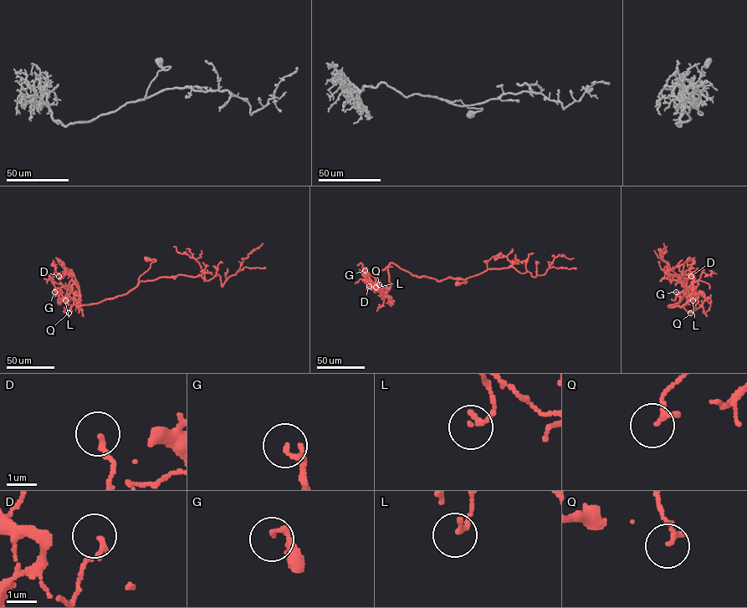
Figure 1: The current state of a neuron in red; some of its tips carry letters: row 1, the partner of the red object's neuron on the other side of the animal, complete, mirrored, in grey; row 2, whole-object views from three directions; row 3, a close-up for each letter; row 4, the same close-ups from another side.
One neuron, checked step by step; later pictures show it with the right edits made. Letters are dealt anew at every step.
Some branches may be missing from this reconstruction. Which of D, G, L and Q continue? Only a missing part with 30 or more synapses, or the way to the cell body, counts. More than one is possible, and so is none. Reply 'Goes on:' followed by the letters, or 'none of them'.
Goes on: none of them

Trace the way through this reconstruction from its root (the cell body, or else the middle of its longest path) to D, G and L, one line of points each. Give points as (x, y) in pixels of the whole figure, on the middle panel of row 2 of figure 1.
D: (457, 283), (467, 281), (451, 277), (438, 281), (416, 277), (391, 263), (388, 267), (390, 287), (369, 286)
G: (457, 283), (467, 281), (416, 277), (391, 263), (390, 287), (382, 288), (370, 283), (365, 270)
L: (457, 283), (467, 281), (416, 277), (391, 263), (390, 287), (385, 293), (376, 287)

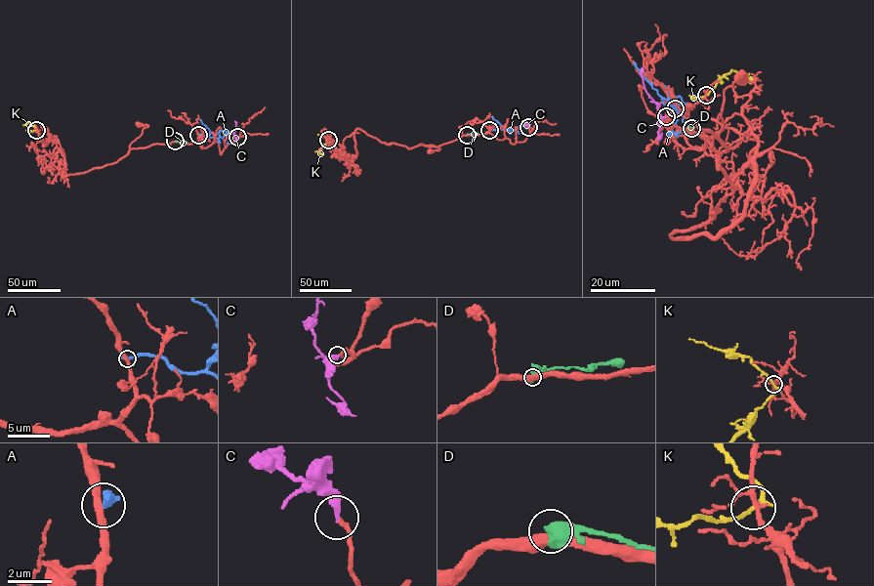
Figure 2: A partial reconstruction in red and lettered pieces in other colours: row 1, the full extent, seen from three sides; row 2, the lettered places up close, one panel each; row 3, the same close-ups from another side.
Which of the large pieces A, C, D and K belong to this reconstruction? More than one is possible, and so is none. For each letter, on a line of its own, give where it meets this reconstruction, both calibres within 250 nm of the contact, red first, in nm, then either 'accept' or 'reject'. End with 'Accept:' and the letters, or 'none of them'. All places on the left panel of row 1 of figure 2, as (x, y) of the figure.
A: meets red at (198, 135); 340 nm thick on the red side, 360 nm on the other; reject
C: meets red at (237, 137); 200 nm thick on the red side, 260 nm on the other; accept
D: meets red at (175, 141); 480 nm thick on the red side, 500 nm on the other; reject
K: meets red at (36, 130); 180 nm thick on the red side, 170 nm on the other; reject
Accept: C

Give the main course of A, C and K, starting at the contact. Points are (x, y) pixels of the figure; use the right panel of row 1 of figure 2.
A: (675, 109), (673, 117), (674, 109), (685, 104), (674, 116), (679, 112), (661, 100), (670, 97), (663, 86)
C: (666, 116), (662, 117), (657, 104), (645, 91), (642, 67)
K: (706, 95), (730, 70), (752, 80), (749, 81)

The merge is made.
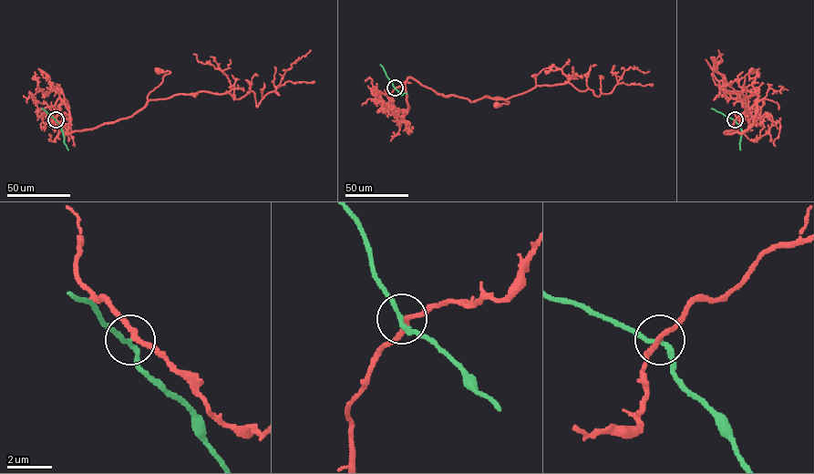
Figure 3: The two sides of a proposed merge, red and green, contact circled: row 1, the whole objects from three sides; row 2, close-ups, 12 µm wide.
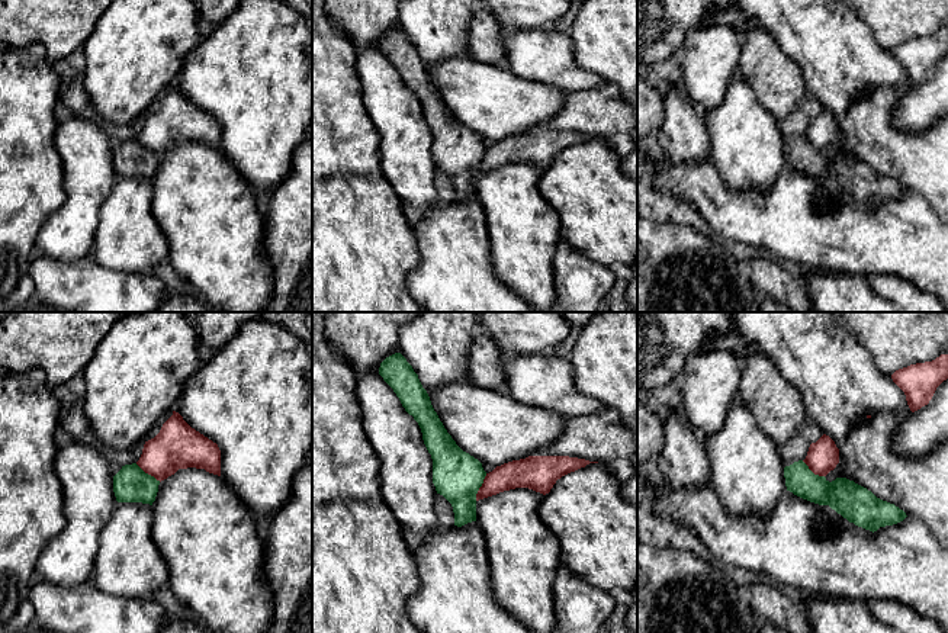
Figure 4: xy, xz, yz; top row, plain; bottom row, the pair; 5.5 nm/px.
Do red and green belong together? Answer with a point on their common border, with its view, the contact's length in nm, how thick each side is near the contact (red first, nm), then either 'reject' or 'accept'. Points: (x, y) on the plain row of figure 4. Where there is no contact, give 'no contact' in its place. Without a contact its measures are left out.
meets red in xz at (481, 161); contact 170 nm long; 160 nm thick on the red side, 280 nm on the other; reject

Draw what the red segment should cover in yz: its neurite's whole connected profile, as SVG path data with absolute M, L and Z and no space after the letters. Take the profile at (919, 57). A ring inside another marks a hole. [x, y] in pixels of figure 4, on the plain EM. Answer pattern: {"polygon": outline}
{"polygon": "M948 29L899 44L891 54L904 67L907 80L915 87L928 80L936 62L948 54Z"}

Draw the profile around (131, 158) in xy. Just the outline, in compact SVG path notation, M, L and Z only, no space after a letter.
M136 138L125 139L113 151L113 167L118 177L142 177L155 176L160 155L145 148Z

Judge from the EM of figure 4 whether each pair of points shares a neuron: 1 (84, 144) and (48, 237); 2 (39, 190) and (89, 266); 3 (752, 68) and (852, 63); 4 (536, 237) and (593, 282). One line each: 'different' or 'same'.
1: same
2: different
3: different
4: different

